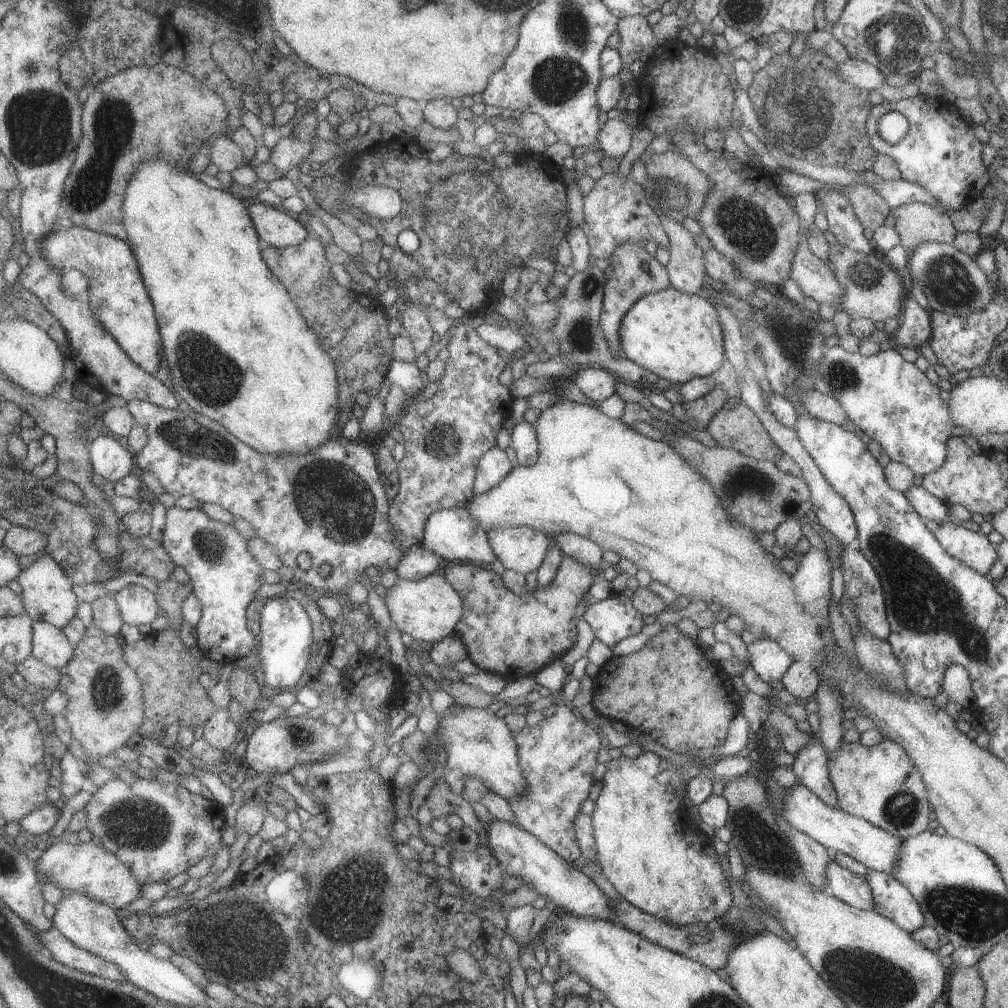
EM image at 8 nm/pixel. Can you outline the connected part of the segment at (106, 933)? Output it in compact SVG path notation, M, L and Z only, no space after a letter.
M65 891L66 897L55 907L57 911L53 917L56 927L67 937L72 940L79 948L88 950L121 968L122 973L126 977L126 981L145 989L147 992L153 993L163 1001L175 1003L184 1007L195 1006L196 1004L205 1004L205 996L208 996L206 990L200 988L189 976L186 976L169 962L168 960L160 959L153 956L149 950L143 950L137 946L137 940L128 931L128 928L123 924L122 913L113 910L105 903L95 902L84 894L77 894L73 891Z

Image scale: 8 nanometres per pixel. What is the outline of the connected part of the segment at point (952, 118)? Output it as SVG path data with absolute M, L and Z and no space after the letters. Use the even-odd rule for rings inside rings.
M921 93L898 101L882 101L869 109L864 129L871 148L895 160L901 180L923 187L943 208L953 212L980 197L989 171L980 153L982 145L973 138L973 124L965 122L959 114L949 114L949 105L942 99L932 101ZM887 111L900 112L908 122L907 134L896 145L887 144L876 131L876 120Z

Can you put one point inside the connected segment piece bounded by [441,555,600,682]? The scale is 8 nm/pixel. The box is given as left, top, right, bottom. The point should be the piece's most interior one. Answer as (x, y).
(511, 635)

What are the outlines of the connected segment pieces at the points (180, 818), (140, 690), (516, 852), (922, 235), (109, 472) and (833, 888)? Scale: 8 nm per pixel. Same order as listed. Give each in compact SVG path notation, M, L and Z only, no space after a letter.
M139 777L134 783L127 783L119 778L111 779L92 795L85 809L88 812L88 830L102 841L105 849L132 869L140 885L169 882L223 848L223 829L227 820L225 807L215 800L189 792L177 781L165 783L157 778Z
M95 620L86 630L83 640L75 647L72 662L62 669L63 676L59 689L70 696L65 717L71 726L71 734L85 748L87 762L95 765L101 756L118 756L119 751L127 746L128 738L137 732L137 726L141 726L141 722L147 719L144 709L144 688L137 672L126 660L121 638L106 633L98 627Z
M491 819L482 824L486 834L486 846L497 859L499 868L507 876L519 876L524 884L533 884L537 896L546 896L546 900L553 901L565 913L578 917L613 920L609 899L599 891L587 875L576 870L572 863L566 863L530 832L499 819Z
M910 202L893 207L894 229L905 253L927 241L951 244L957 233L951 225L949 214L941 213L925 203Z
M110 433L92 442L90 455L94 472L113 483L138 472L133 451L124 441Z
M828 861L826 870L826 887L836 899L860 911L870 911L874 908L872 894L866 879L840 867L833 861Z

